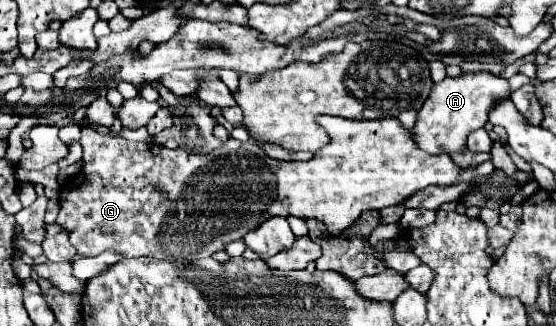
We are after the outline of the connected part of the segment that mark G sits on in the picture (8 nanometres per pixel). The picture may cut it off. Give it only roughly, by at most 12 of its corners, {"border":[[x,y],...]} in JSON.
{"border":[[319,115],[309,162],[81,126],[79,254],[197,260],[269,216],[339,236],[461,168],[399,118]]}

